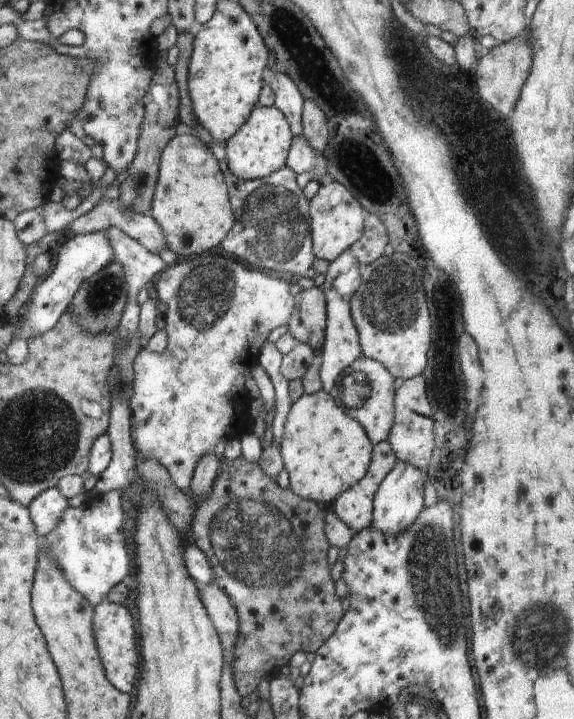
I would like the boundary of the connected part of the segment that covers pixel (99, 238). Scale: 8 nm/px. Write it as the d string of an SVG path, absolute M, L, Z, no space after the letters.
M104 231L71 236L54 259L54 270L34 290L28 312L24 314L21 335L28 339L35 339L52 330L62 313L67 311L80 283L114 260L116 258L112 245Z

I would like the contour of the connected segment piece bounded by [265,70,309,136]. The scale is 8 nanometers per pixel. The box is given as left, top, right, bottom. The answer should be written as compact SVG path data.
M270 70L271 74L265 75L265 81L275 94L274 106L283 111L290 122L294 136L303 133L304 105L309 98L301 95L298 82L290 80L283 72Z

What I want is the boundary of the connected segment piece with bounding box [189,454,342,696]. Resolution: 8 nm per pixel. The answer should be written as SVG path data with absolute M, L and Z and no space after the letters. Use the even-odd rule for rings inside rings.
M242 454L233 461L220 461L219 476L216 477L214 486L210 492L200 501L195 508L189 538L208 559L215 574L214 583L227 591L236 610L240 610L240 646L236 646L236 678L240 678L240 695L249 696L250 692L256 690L262 676L272 674L280 670L298 650L305 653L316 652L322 645L326 644L328 638L334 634L338 620L342 618L342 606L338 596L334 594L334 582L330 578L330 568L326 564L326 552L328 552L328 541L326 540L324 512L318 508L314 501L300 498L289 486L282 488L276 478L262 471L258 463L247 461Z

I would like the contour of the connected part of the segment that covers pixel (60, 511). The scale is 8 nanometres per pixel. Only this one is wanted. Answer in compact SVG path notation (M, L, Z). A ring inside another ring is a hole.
M56 487L48 489L32 502L29 507L41 536L55 532L66 512L66 506L67 498L64 498L64 494Z

